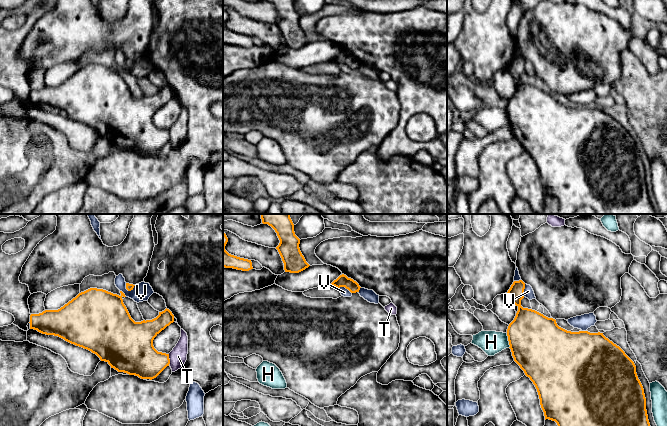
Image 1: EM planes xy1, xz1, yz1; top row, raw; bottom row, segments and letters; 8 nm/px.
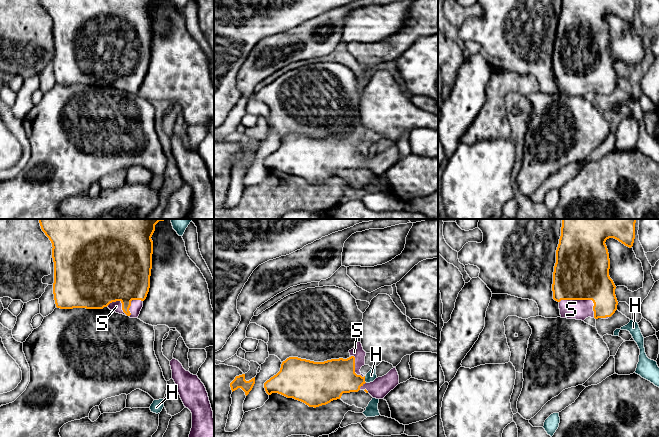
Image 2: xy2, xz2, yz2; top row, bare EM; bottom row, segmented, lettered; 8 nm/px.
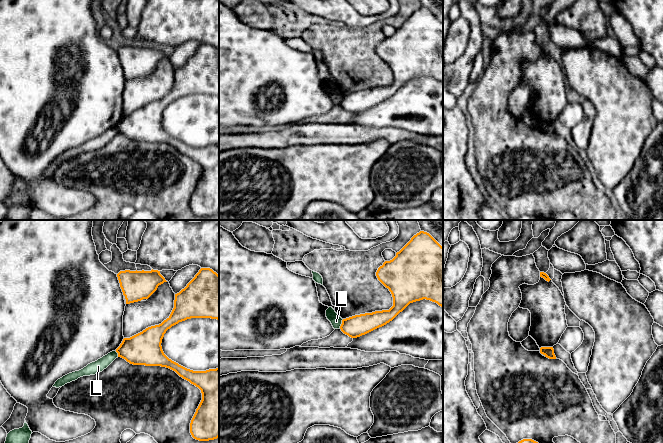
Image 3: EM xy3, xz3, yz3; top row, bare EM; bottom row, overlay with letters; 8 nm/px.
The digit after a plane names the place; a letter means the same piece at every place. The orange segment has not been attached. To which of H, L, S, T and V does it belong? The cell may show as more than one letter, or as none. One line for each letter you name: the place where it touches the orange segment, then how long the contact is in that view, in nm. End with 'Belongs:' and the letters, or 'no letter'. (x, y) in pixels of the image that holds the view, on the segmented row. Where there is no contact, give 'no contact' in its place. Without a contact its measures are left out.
S: contact yz2 (584, 299); length 320 nm
Belongs: S

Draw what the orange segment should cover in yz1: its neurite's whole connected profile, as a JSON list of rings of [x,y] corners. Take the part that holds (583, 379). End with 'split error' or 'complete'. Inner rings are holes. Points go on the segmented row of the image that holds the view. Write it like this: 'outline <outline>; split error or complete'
outline [[[519,280],[514,281],[507,292],[514,305],[518,307],[514,320],[508,326],[507,336],[510,345],[509,348],[511,349],[514,361],[524,371],[525,375],[530,378],[537,389],[545,420],[549,419],[555,421],[558,426],[650,426],[643,386],[638,379],[634,362],[625,354],[625,352],[619,346],[606,338],[603,333],[567,331],[559,327],[555,319],[548,318],[535,310],[523,308],[521,306],[521,300],[524,298],[524,289],[525,283],[522,280]]]; complete

